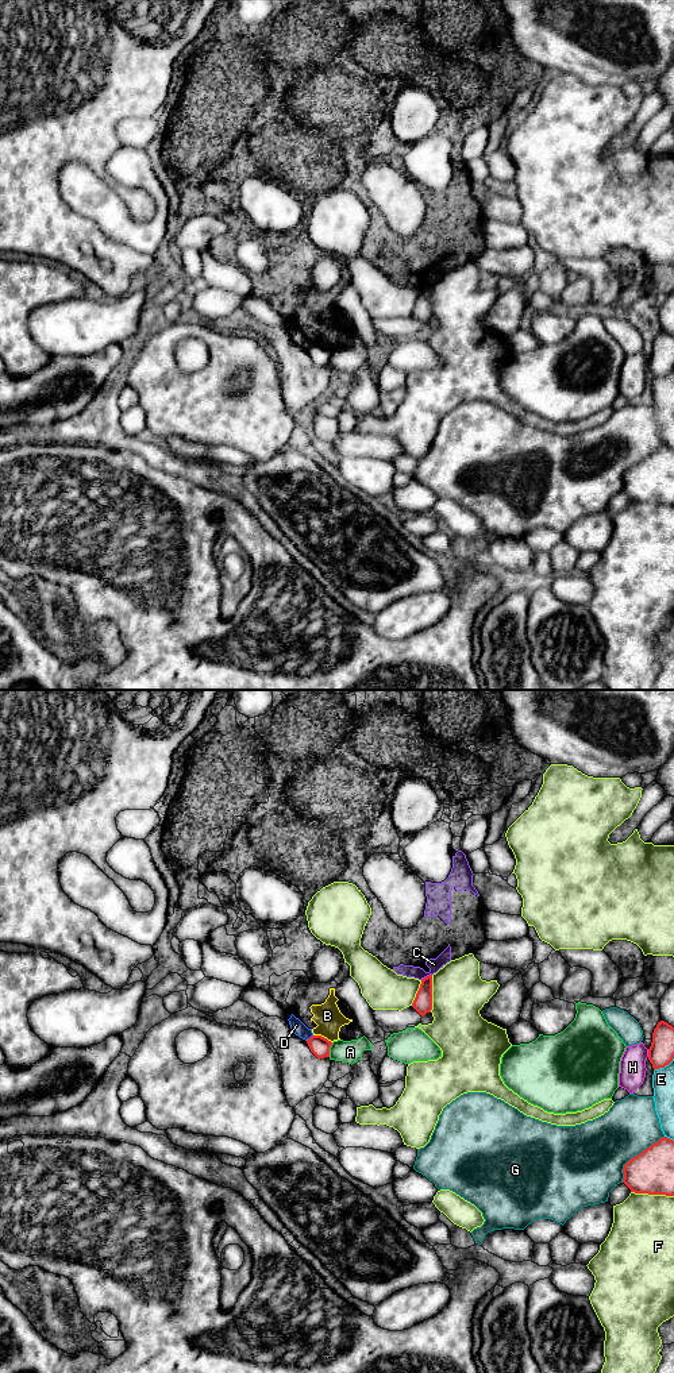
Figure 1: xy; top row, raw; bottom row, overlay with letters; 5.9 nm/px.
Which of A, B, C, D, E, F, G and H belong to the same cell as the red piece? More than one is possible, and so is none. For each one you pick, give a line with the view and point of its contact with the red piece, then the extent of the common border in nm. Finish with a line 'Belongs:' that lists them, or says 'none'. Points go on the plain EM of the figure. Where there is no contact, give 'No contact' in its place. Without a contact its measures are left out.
Belongs: none

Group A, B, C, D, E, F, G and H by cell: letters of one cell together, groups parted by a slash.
A / B C / D / E / F / G / H

